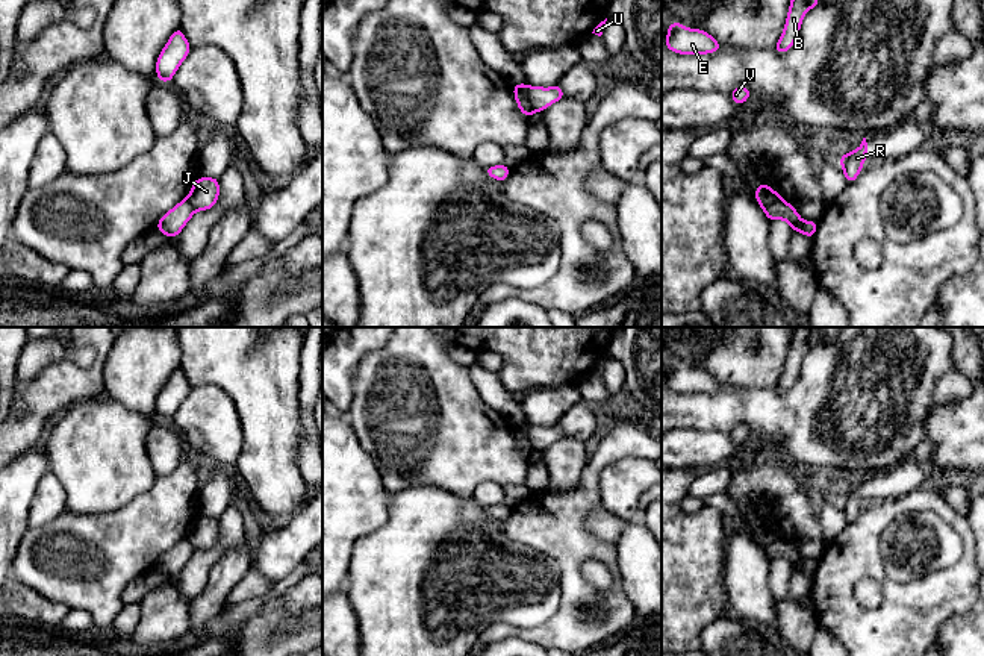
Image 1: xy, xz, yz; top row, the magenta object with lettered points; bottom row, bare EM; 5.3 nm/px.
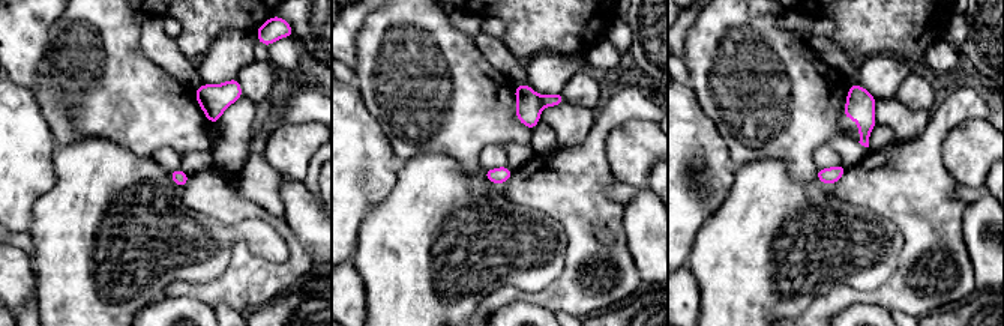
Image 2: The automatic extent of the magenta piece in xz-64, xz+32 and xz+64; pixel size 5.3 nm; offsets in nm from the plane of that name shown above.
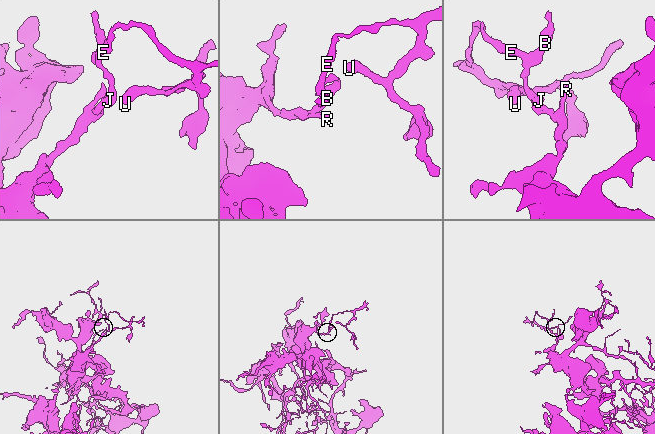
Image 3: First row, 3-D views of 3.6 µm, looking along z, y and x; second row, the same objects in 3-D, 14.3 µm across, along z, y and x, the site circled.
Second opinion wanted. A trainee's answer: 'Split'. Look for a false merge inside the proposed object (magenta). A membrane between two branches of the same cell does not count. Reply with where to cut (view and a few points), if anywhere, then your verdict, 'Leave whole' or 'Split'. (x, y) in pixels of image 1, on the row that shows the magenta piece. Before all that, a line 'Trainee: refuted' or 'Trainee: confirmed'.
Trainee: confirmed
Split along xz (526, 85), (529, 105), (535, 112). Split

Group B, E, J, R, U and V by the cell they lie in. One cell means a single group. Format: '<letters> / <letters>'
B E J U V / R

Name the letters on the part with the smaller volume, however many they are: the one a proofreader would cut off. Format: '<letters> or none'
B, E, J, U, V

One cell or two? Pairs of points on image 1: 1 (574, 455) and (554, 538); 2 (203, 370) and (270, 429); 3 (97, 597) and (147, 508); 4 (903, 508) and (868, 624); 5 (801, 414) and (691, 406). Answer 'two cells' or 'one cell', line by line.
1: two cells
2: one cell
3: one cell
4: one cell
5: one cell

